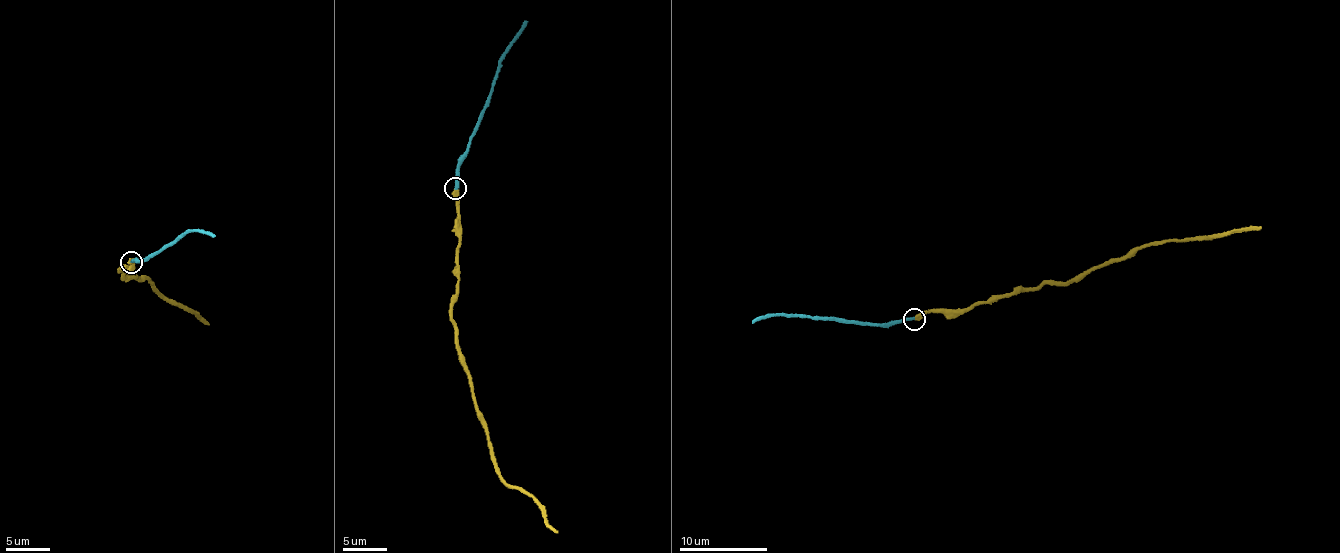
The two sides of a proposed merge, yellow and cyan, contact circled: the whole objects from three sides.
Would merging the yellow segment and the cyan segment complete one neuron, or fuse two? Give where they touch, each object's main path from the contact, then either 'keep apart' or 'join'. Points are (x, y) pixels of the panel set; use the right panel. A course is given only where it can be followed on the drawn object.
at (914, 319); yellow runs (914, 319), (932, 310), (967, 311), (1044, 283), (1068, 284), (1141, 246), (1261, 227); cyan runs (914, 319), (878, 325), (782, 314), (752, 321); join

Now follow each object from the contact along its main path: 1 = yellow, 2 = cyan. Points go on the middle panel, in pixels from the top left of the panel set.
1: (455, 189), (458, 241), (451, 314), (455, 325), (455, 347), (469, 380), (496, 474), (527, 493), (558, 532)
2: (455, 189), (457, 169), (489, 96), (500, 57), (528, 20)

